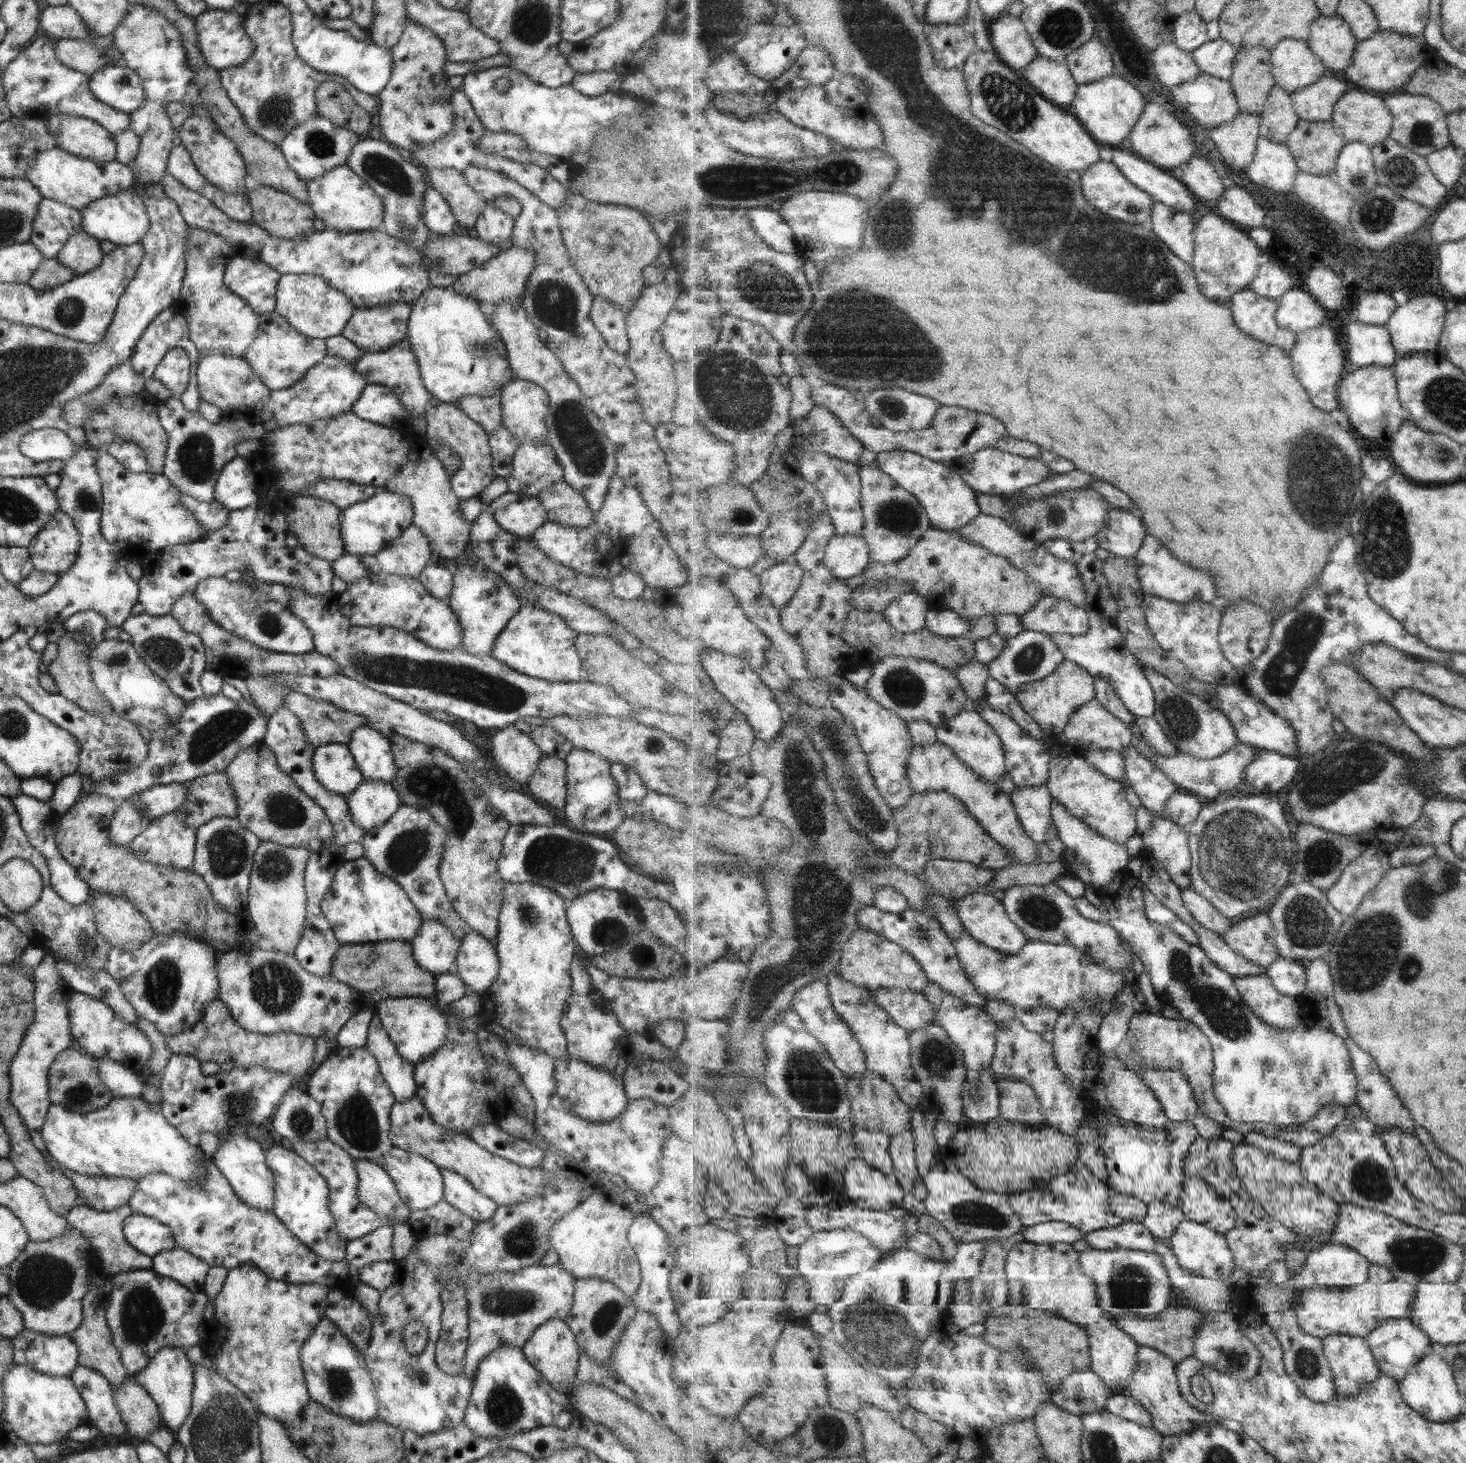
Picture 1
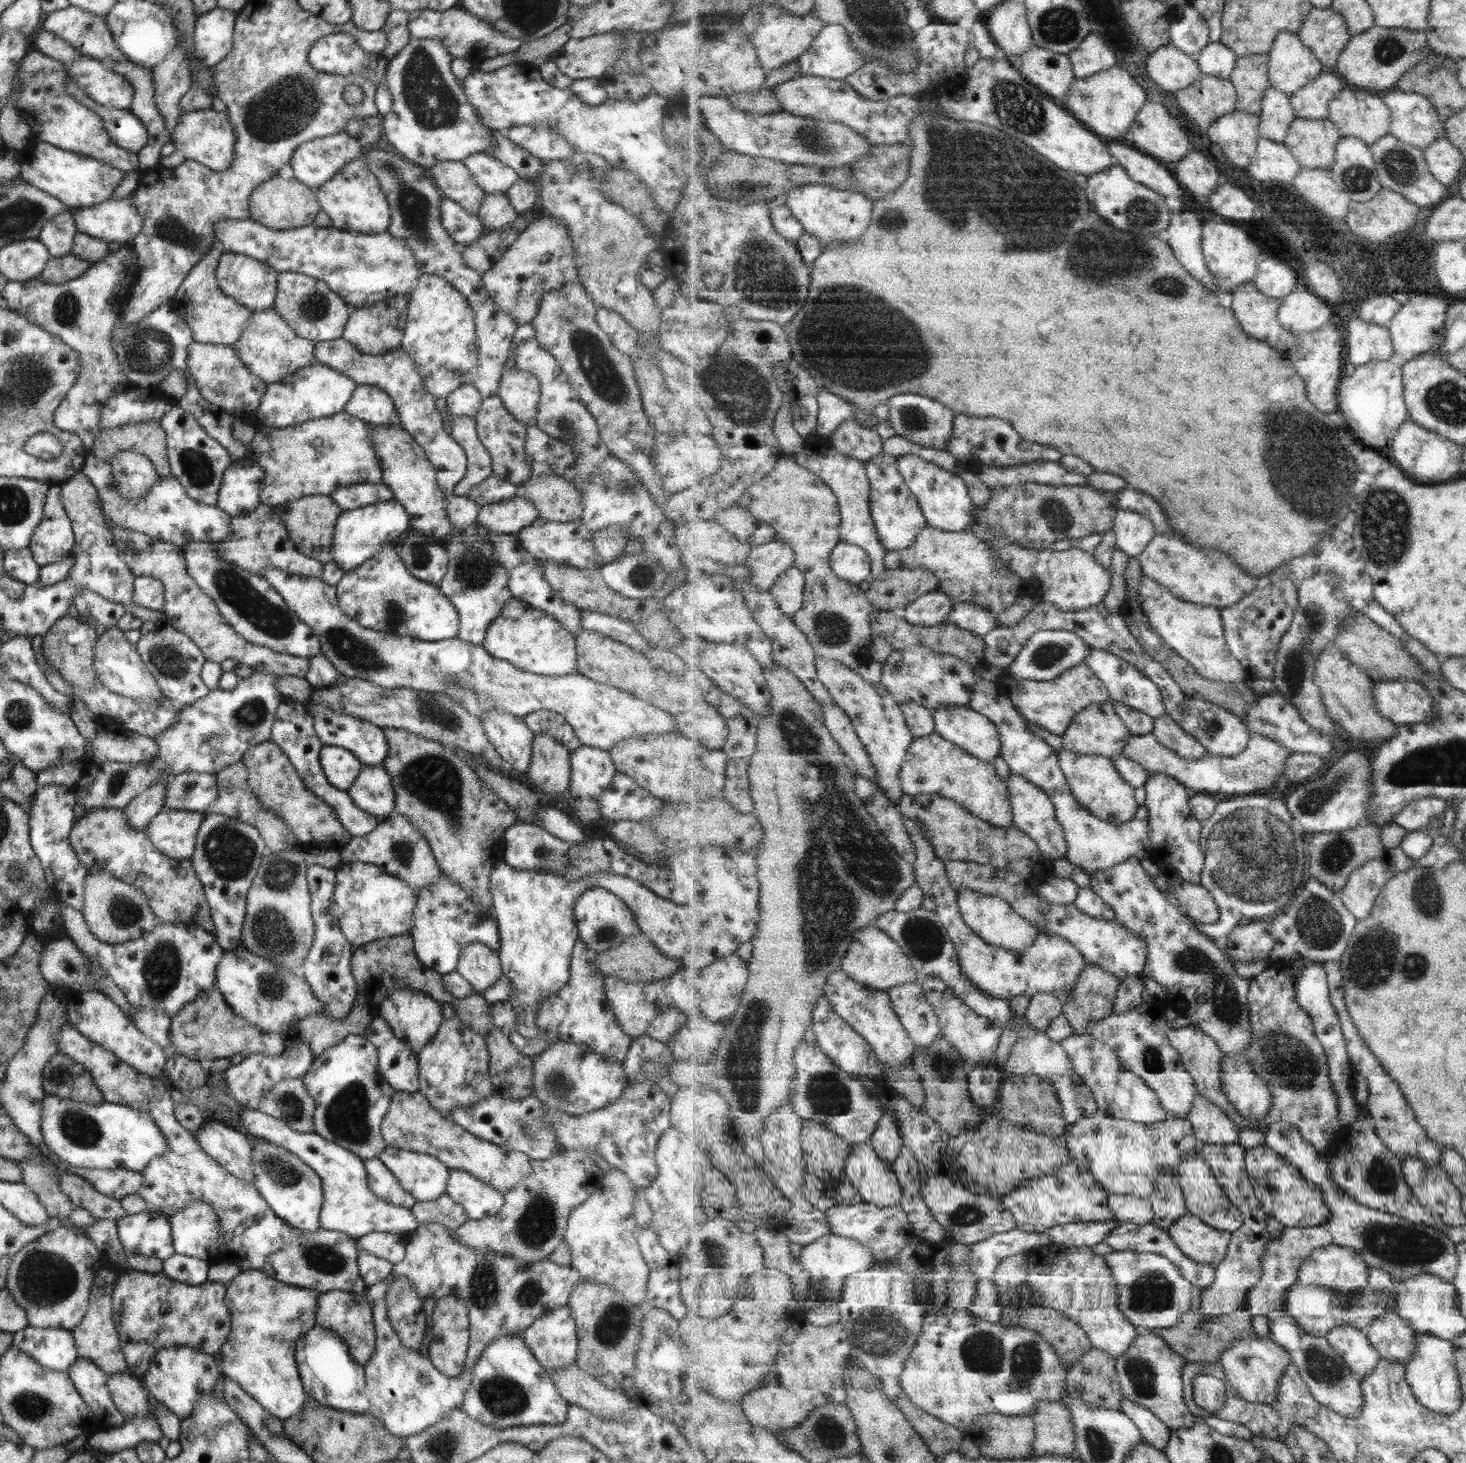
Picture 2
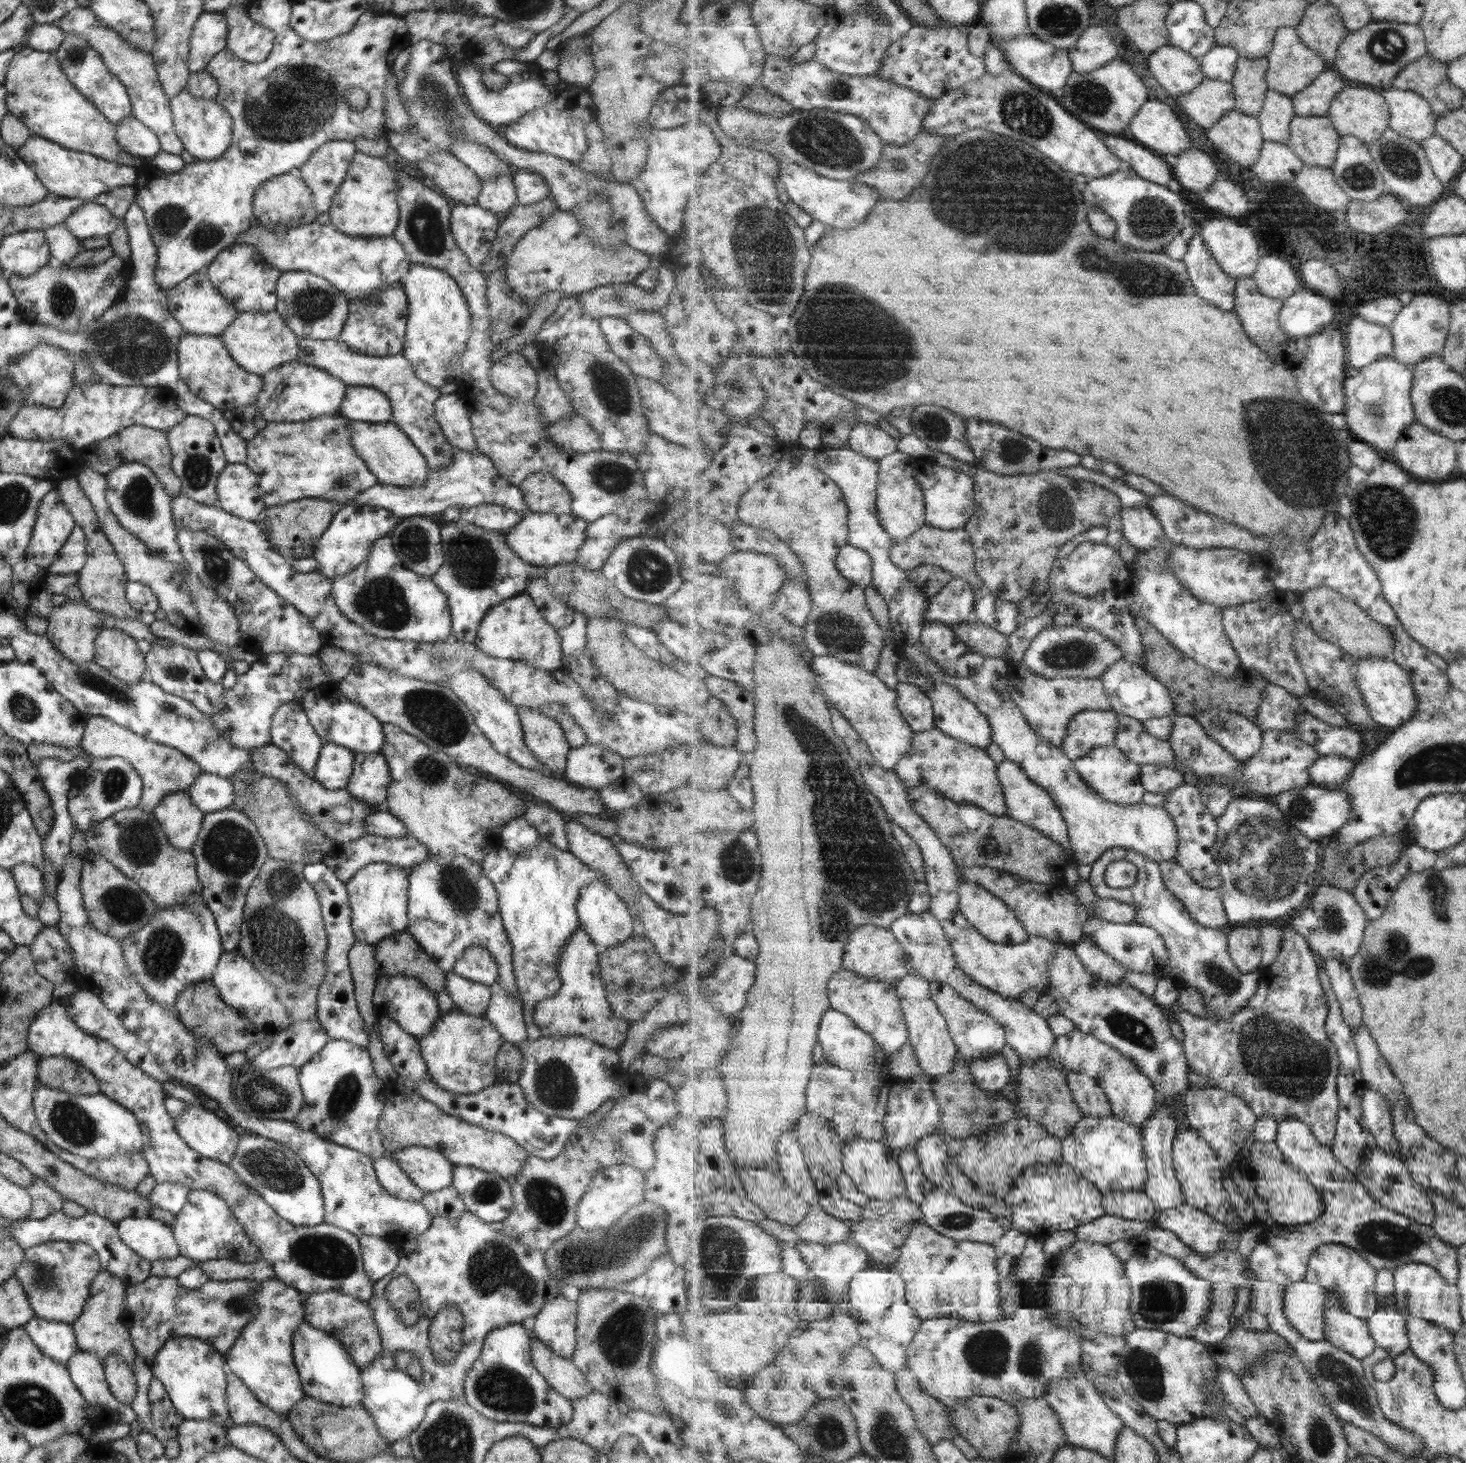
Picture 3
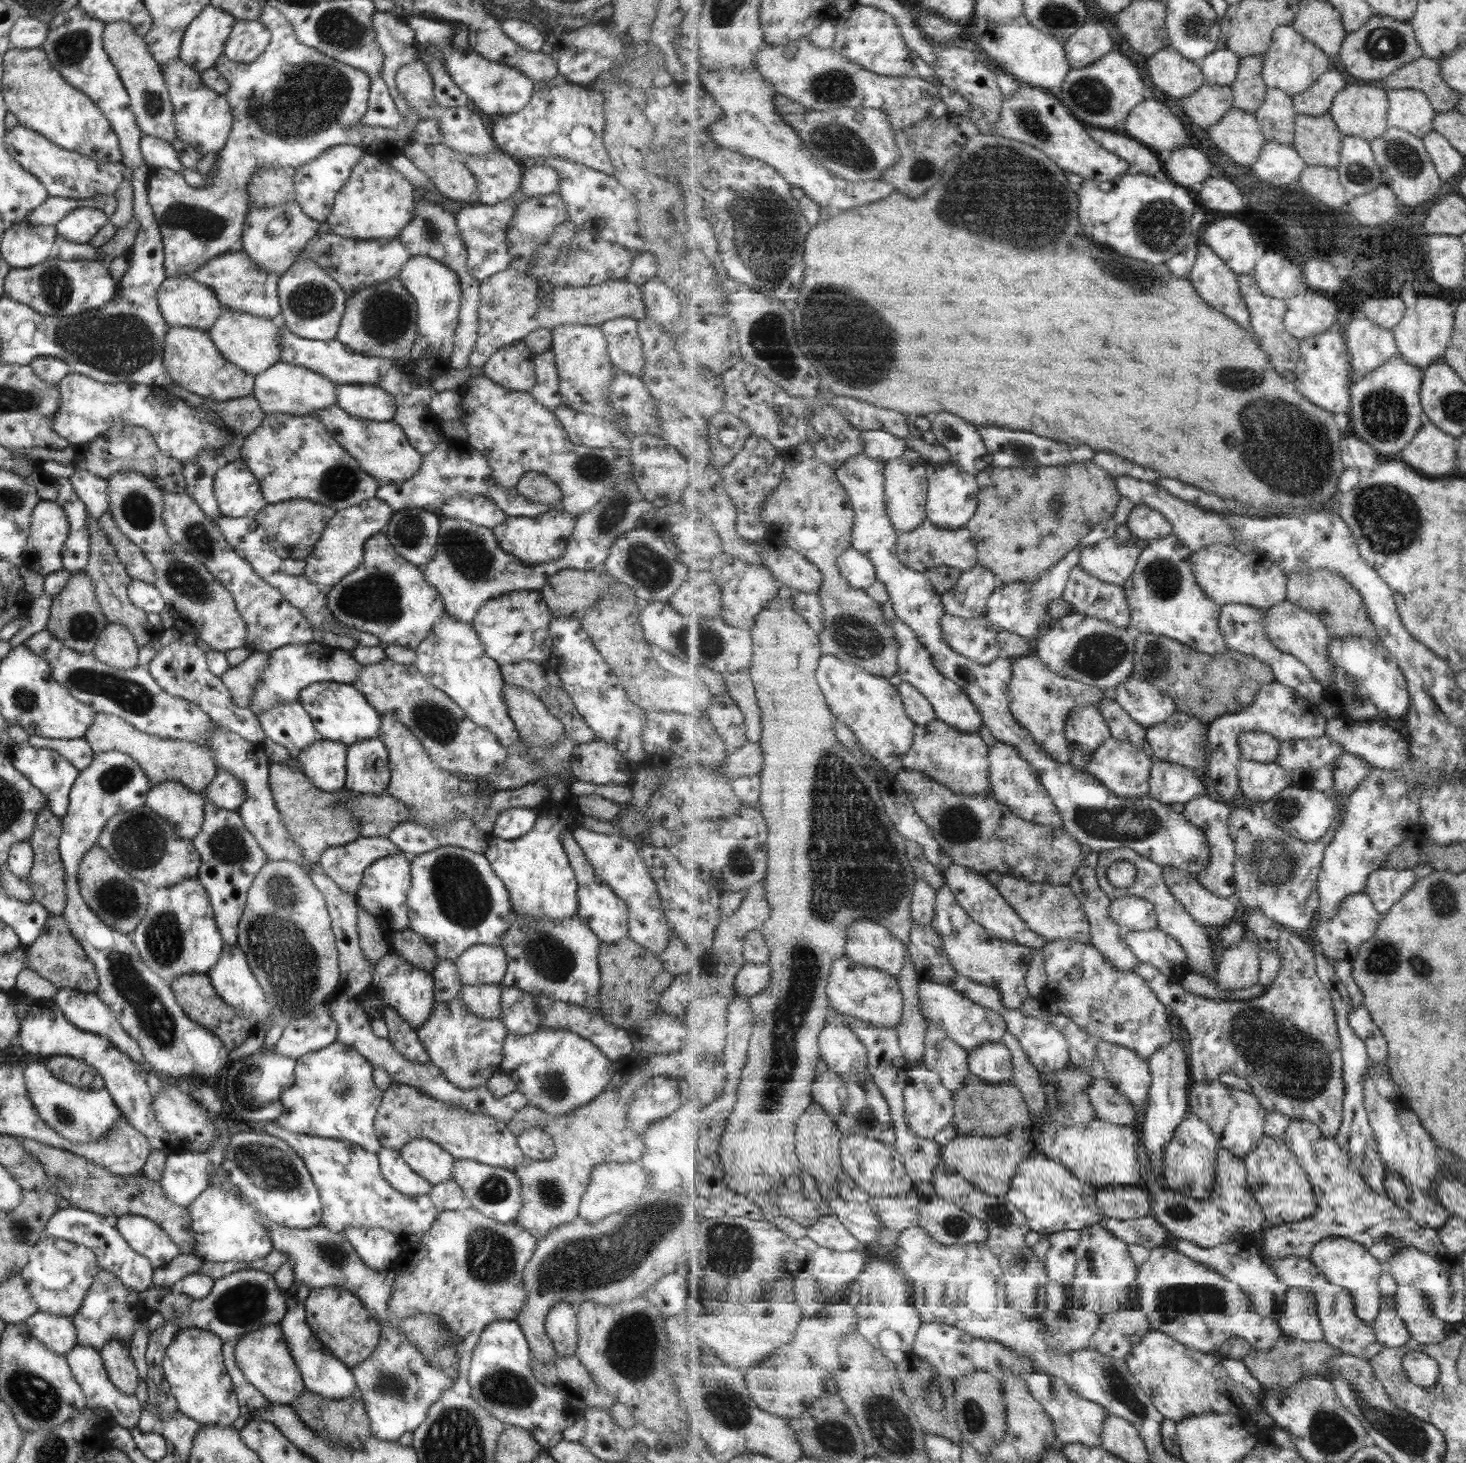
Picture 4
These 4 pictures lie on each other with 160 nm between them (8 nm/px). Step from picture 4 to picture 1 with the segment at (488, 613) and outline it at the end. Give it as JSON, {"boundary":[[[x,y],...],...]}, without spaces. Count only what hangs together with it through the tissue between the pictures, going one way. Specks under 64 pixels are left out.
{"boundary":[[[523,602],[495,639],[490,655],[511,670],[531,678],[546,682],[579,682],[586,679],[587,674],[582,669],[574,645],[577,635],[562,617],[551,614],[540,606]]]}

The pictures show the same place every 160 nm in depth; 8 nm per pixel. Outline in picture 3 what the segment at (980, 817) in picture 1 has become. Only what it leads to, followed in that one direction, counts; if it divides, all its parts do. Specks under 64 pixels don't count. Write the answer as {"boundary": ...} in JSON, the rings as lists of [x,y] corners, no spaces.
{"boundary":[[[937,727],[925,732],[915,732],[914,746],[898,763],[898,767],[894,771],[908,789],[912,787],[930,788],[955,802],[975,804],[985,808],[985,811],[991,815],[1008,815],[1005,794],[1003,794],[1002,784],[999,784],[998,765],[995,764],[995,760],[989,758],[987,751],[957,740],[955,737],[947,736],[946,732]]]}

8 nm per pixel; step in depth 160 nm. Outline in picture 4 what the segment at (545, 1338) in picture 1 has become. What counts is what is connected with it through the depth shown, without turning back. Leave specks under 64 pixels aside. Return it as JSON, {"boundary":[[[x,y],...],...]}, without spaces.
{"boundary":[[[555,1302],[544,1316],[544,1331],[552,1342],[556,1356],[574,1354],[577,1344],[576,1307],[565,1302]]]}

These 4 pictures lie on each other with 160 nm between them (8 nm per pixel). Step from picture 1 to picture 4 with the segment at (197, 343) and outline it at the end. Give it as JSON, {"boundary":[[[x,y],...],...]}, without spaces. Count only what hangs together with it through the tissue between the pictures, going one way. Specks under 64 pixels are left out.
{"boundary":[[[185,275],[167,278],[163,281],[159,285],[159,291],[155,294],[155,298],[157,298],[159,314],[169,327],[181,326],[207,332],[219,317],[221,310],[224,309],[209,287],[199,284]]]}

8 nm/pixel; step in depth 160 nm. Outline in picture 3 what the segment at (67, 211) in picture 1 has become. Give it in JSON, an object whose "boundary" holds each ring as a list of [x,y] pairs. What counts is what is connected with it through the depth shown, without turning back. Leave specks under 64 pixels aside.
{"boundary":[[[64,222],[44,228],[42,231],[48,244],[52,262],[58,265],[69,262],[82,250],[79,239],[67,230]]]}

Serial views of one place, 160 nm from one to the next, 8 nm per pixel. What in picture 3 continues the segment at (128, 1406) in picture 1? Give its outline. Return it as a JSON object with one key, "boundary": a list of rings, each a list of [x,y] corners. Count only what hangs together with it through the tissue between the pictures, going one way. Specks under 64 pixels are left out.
{"boundary":[[[108,1356],[102,1363],[104,1379],[109,1392],[119,1404],[130,1406],[137,1392],[137,1383],[131,1368],[127,1367],[118,1356]]]}

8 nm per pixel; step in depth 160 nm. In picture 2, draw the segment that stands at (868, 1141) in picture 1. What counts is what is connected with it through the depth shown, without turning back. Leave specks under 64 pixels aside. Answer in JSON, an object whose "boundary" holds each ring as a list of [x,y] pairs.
{"boundary":[[[885,1110],[885,1115],[878,1122],[877,1130],[870,1140],[870,1145],[881,1160],[888,1160],[892,1163],[898,1158],[900,1148],[904,1146],[898,1126],[896,1114],[890,1110]]]}

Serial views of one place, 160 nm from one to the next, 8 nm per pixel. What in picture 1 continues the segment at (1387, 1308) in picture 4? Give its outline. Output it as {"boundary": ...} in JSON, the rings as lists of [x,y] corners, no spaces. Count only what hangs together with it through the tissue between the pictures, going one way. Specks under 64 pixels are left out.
{"boundary":[[[1410,1318],[1386,1320],[1379,1328],[1365,1336],[1365,1340],[1367,1340],[1381,1372],[1389,1377],[1397,1378],[1399,1382],[1426,1358],[1433,1343],[1430,1336],[1427,1336],[1427,1333]]]}

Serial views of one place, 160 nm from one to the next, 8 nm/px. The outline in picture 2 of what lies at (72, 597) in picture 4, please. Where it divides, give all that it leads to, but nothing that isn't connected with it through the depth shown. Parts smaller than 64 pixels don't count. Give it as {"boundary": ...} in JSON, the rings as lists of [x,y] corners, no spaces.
{"boundary":[[[63,616],[37,641],[40,656],[61,675],[61,678],[77,690],[93,690],[100,686],[92,667],[93,649],[99,630],[87,620],[77,616]]]}

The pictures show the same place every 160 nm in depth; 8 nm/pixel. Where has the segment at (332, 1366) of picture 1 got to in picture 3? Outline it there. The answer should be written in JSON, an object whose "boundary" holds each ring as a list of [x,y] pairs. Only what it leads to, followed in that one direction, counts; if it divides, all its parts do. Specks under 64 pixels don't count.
{"boundary":[[[302,1320],[292,1336],[292,1357],[305,1396],[343,1408],[361,1406],[364,1390],[359,1369],[335,1337]]]}

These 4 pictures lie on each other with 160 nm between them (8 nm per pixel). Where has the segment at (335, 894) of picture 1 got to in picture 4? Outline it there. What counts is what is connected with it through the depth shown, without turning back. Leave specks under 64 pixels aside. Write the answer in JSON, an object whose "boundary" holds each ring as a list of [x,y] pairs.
{"boundary":[[[392,854],[371,863],[361,875],[361,886],[355,893],[356,904],[374,917],[376,926],[386,931],[404,931],[408,928],[406,894],[410,888],[410,857]]]}

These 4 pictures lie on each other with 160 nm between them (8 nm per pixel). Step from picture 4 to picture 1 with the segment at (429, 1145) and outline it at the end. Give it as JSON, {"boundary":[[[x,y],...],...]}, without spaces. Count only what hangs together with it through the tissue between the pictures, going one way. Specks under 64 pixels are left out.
{"boundary":[[[392,1146],[375,1163],[392,1180],[397,1196],[410,1212],[435,1206],[442,1199],[442,1176],[438,1166],[430,1160]]]}

